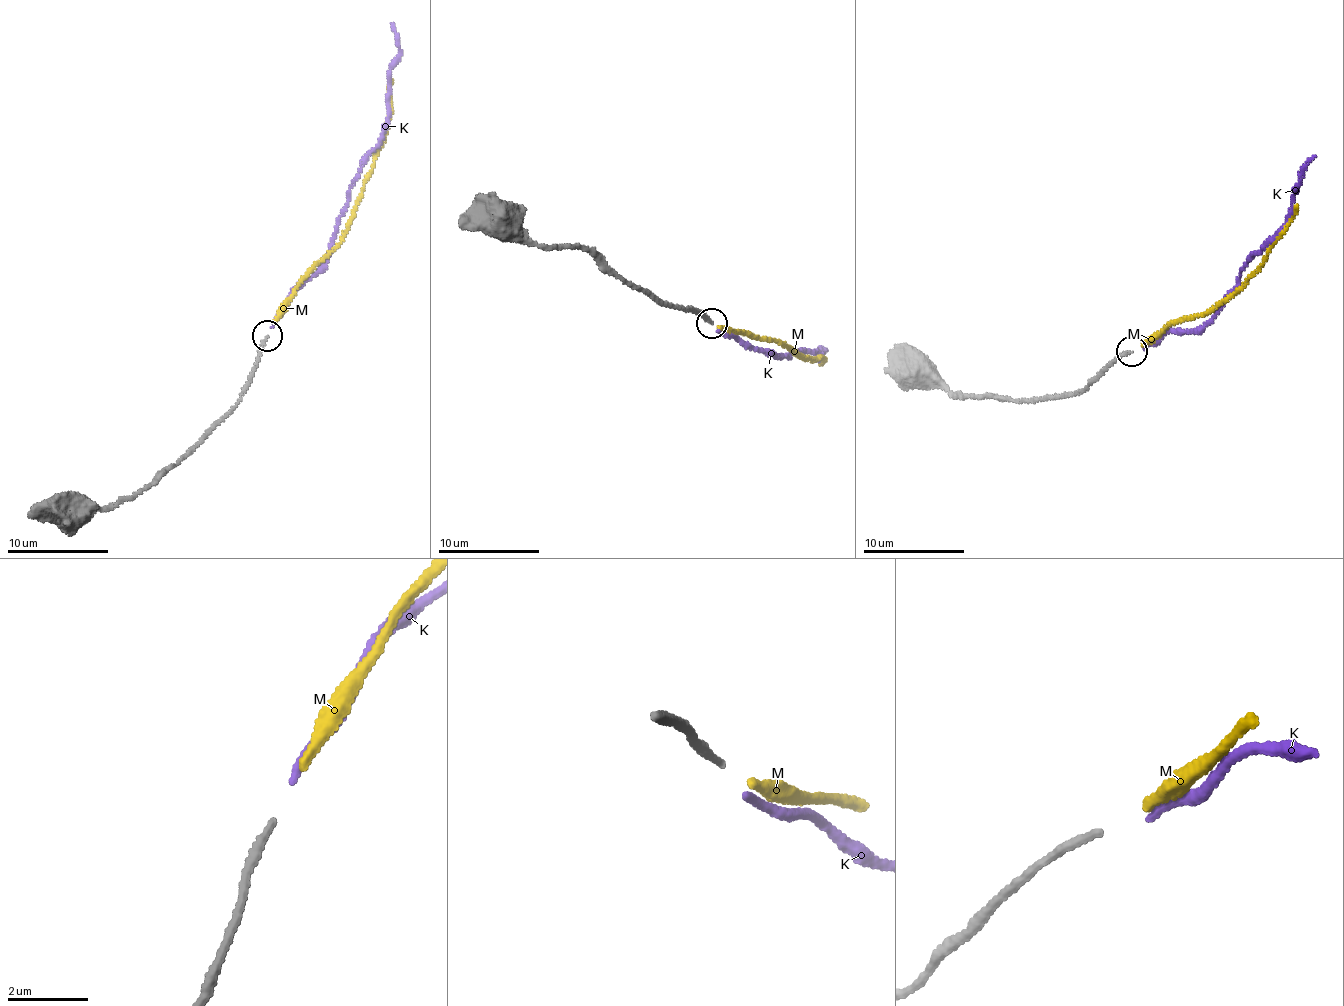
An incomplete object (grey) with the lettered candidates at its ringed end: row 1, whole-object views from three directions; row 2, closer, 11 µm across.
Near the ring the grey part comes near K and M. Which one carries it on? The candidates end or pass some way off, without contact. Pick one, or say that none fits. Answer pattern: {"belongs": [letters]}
{"belongs": ["M"]}

